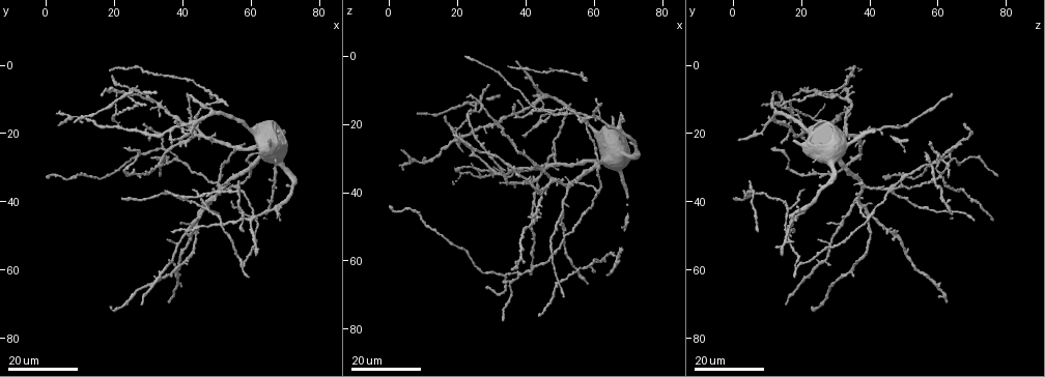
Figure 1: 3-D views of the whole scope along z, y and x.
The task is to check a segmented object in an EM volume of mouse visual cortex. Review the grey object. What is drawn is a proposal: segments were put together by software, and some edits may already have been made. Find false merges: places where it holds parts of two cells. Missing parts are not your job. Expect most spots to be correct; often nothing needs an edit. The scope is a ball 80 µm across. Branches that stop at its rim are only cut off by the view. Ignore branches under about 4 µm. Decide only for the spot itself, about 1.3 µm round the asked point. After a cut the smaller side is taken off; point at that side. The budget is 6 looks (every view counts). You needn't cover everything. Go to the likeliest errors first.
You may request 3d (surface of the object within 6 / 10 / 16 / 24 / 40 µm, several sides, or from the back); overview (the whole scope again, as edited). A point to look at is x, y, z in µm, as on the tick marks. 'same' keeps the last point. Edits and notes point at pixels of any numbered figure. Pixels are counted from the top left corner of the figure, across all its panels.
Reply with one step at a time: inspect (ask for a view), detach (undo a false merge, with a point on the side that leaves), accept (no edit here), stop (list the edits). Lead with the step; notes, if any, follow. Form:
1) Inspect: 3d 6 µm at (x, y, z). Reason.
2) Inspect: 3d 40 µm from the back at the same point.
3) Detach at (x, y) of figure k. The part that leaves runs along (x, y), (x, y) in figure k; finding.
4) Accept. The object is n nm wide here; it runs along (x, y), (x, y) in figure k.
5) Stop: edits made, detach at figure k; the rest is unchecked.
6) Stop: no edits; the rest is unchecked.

Inspect: 3d 24 µm at (48.5, 8.5, 25.5). Four arms meet.

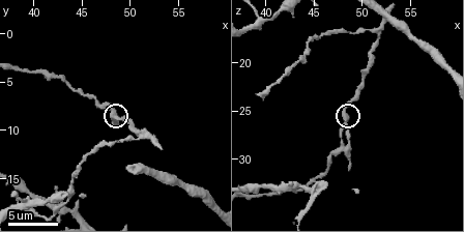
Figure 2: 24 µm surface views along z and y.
Inspect: 3d 10 µm at the same point.

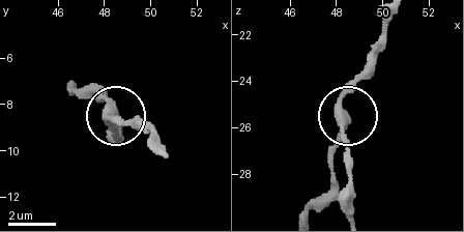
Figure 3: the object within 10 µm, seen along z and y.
Accept. The object is 300 nm wide here; it runs along (307, 212), (328, 190), (330, 153), (346, 122), (348, 187) in figure 3; one cell here.

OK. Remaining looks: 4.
Inspect: 3d 24 µm at (30.0, 9.5, 33.0). Looks like a crossing.

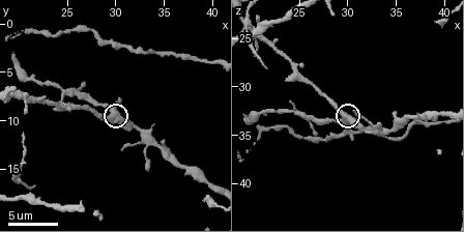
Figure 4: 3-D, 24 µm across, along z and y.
Inspect: 3d 10 µm at (29.6, 9.4, 33.2).

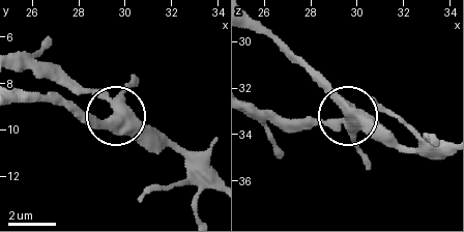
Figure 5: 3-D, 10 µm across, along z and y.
Accept. It runs along (442, 141), (418, 147), (382, 143), (353, 121), (308, 71) in figure 5; one cell here.

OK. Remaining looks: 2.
Inspect: 3d 24 µm at (47.5, 40.0, 36.0). Small branch off a trunk.

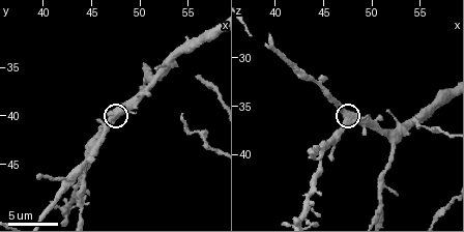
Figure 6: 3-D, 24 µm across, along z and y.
Inspect: 3d 6 µm at (47.4, 40.0, 36.4).

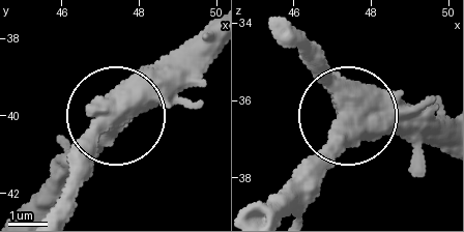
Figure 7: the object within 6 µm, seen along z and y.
Accept. It runs along (208, 27), (73, 169) in figure 7; all the same cell.

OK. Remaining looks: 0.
Stop: no edits; the rest is unchecked.

